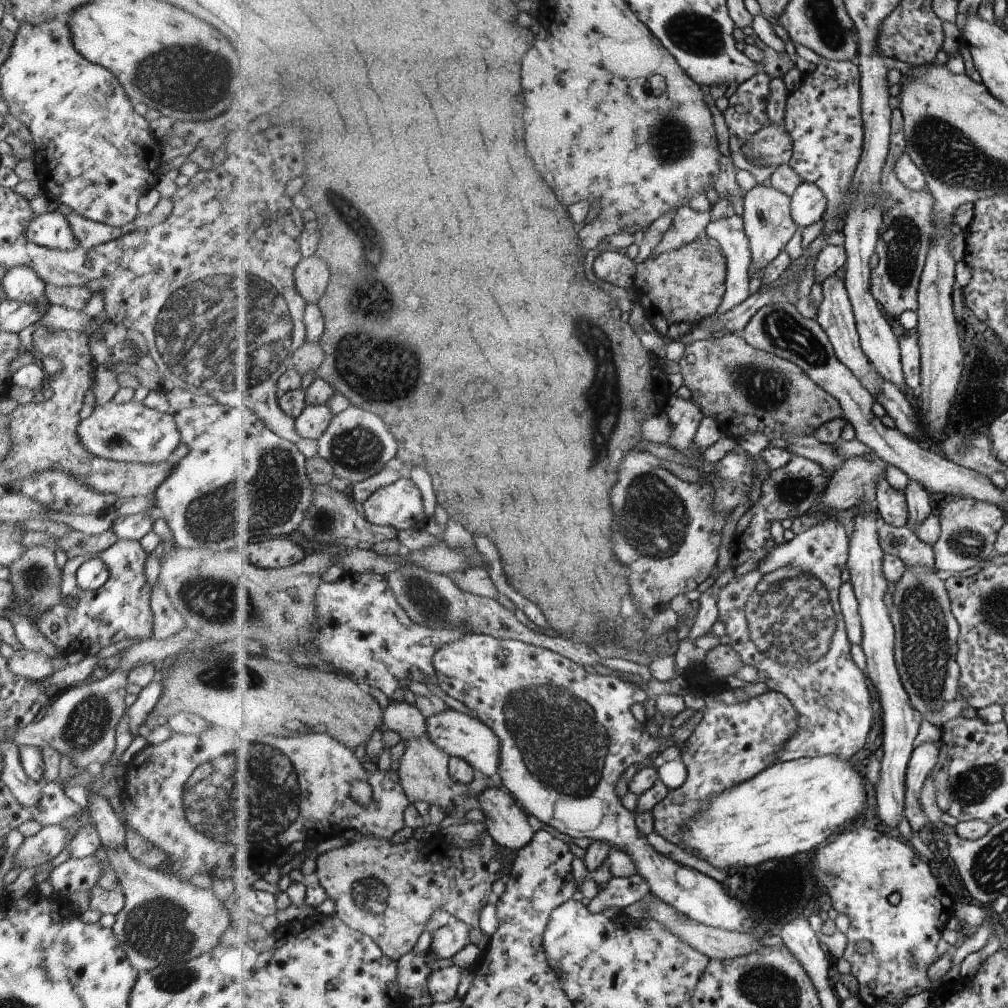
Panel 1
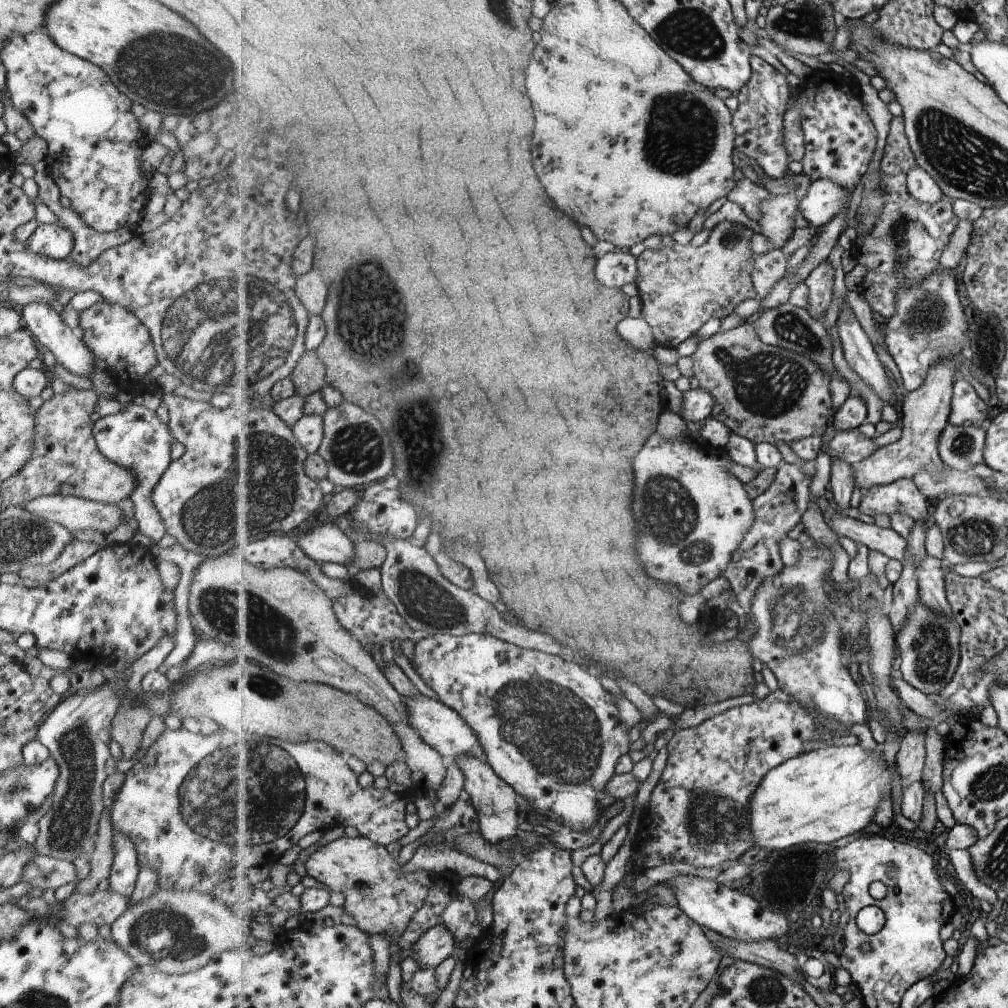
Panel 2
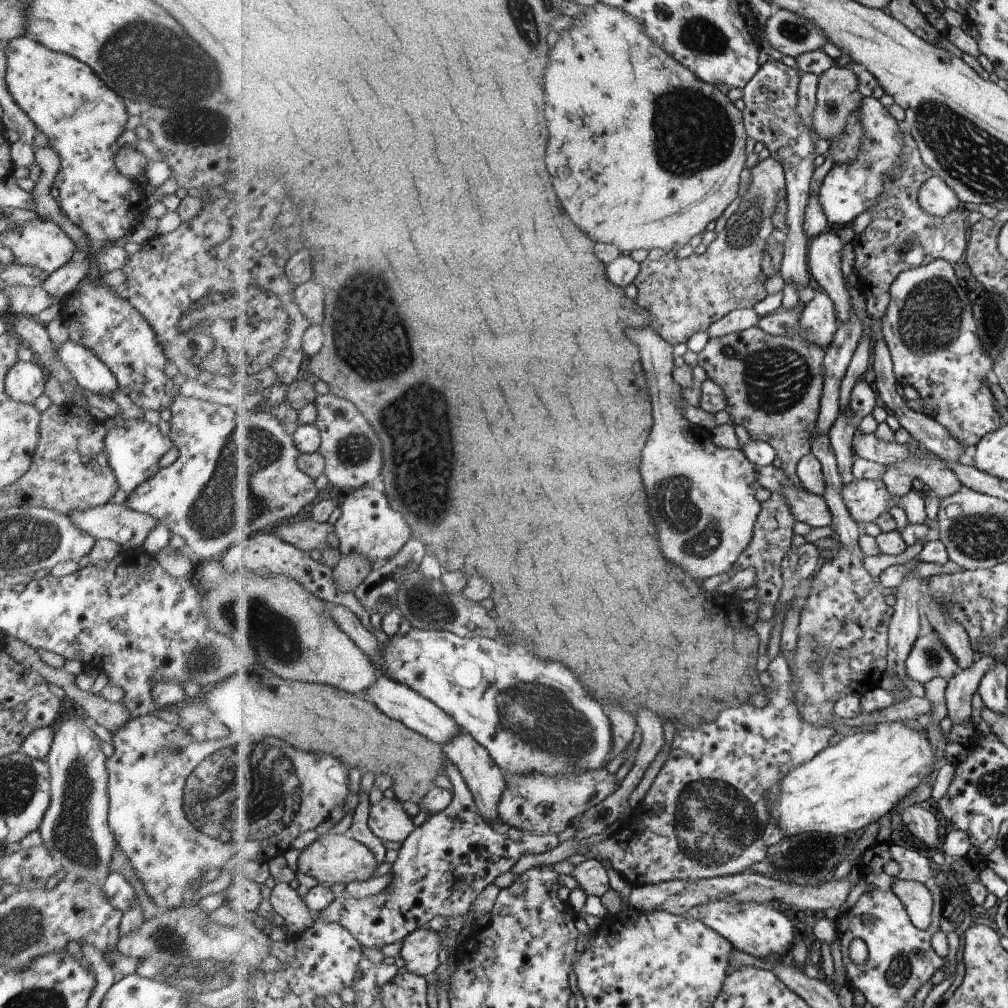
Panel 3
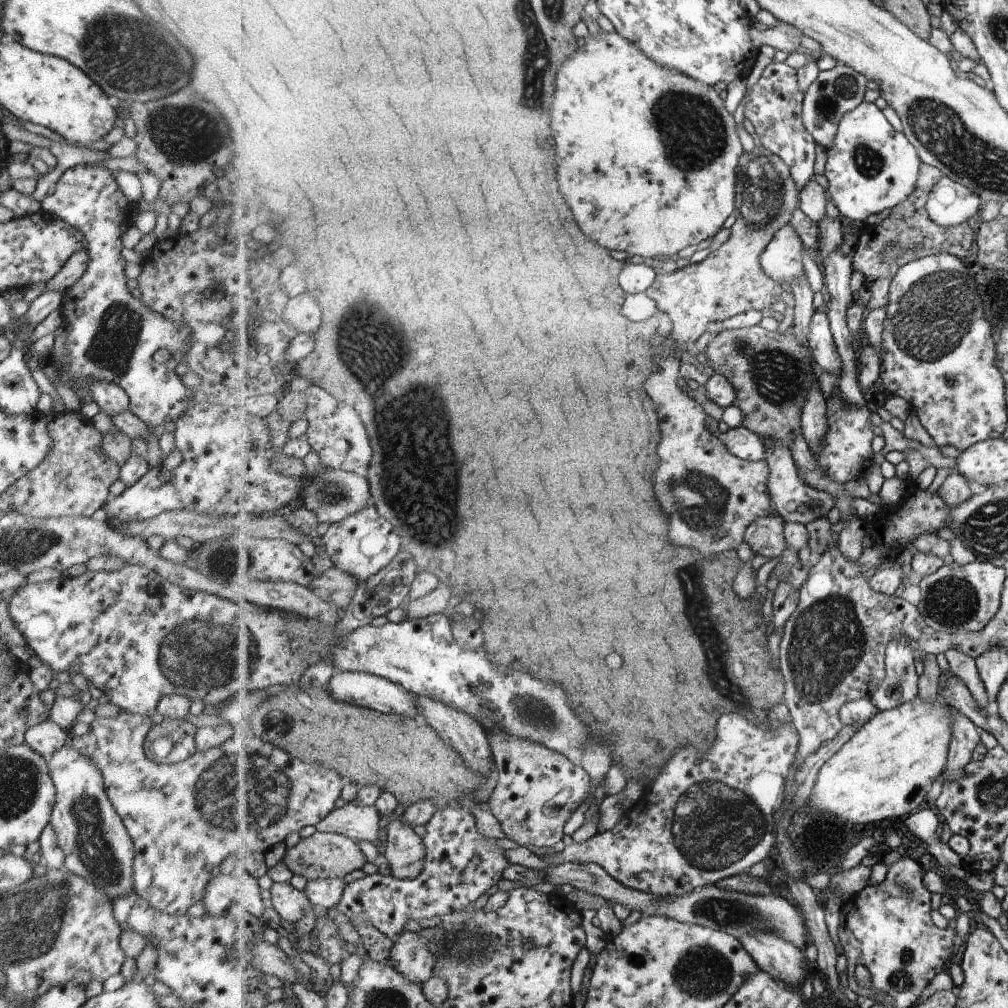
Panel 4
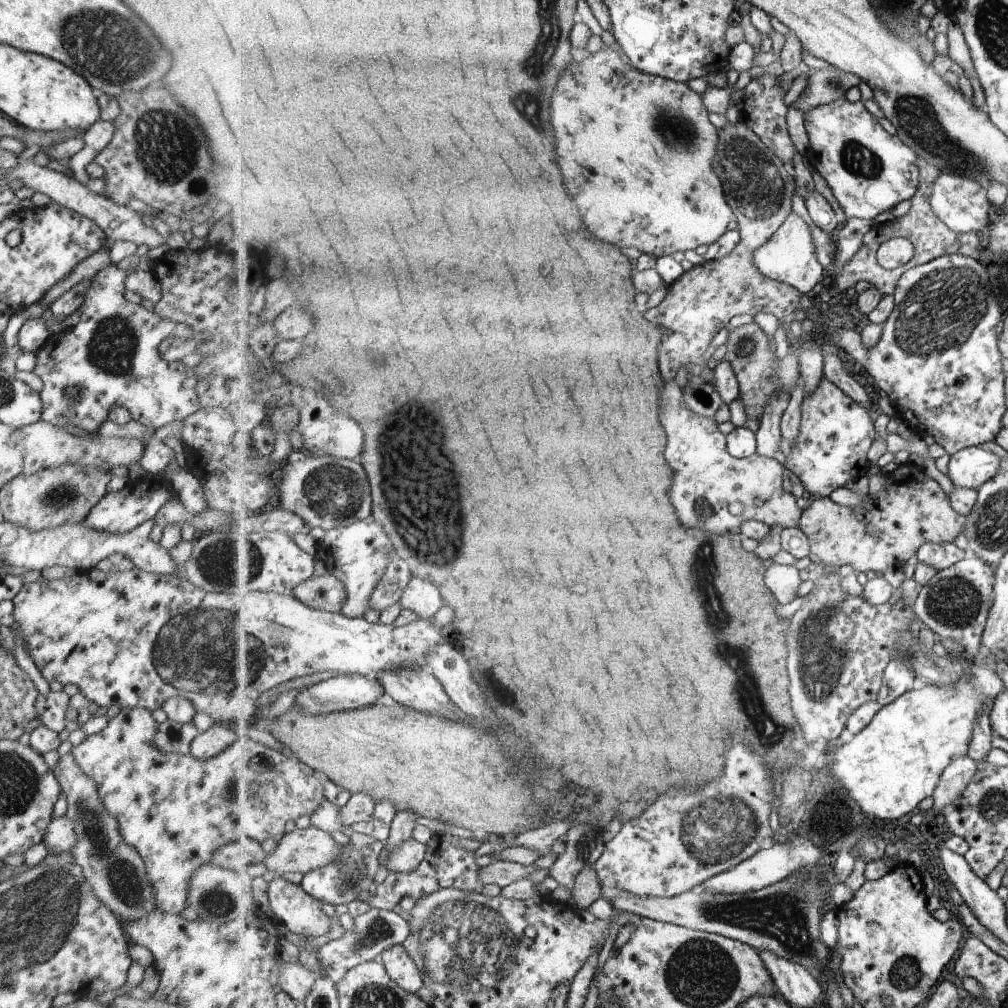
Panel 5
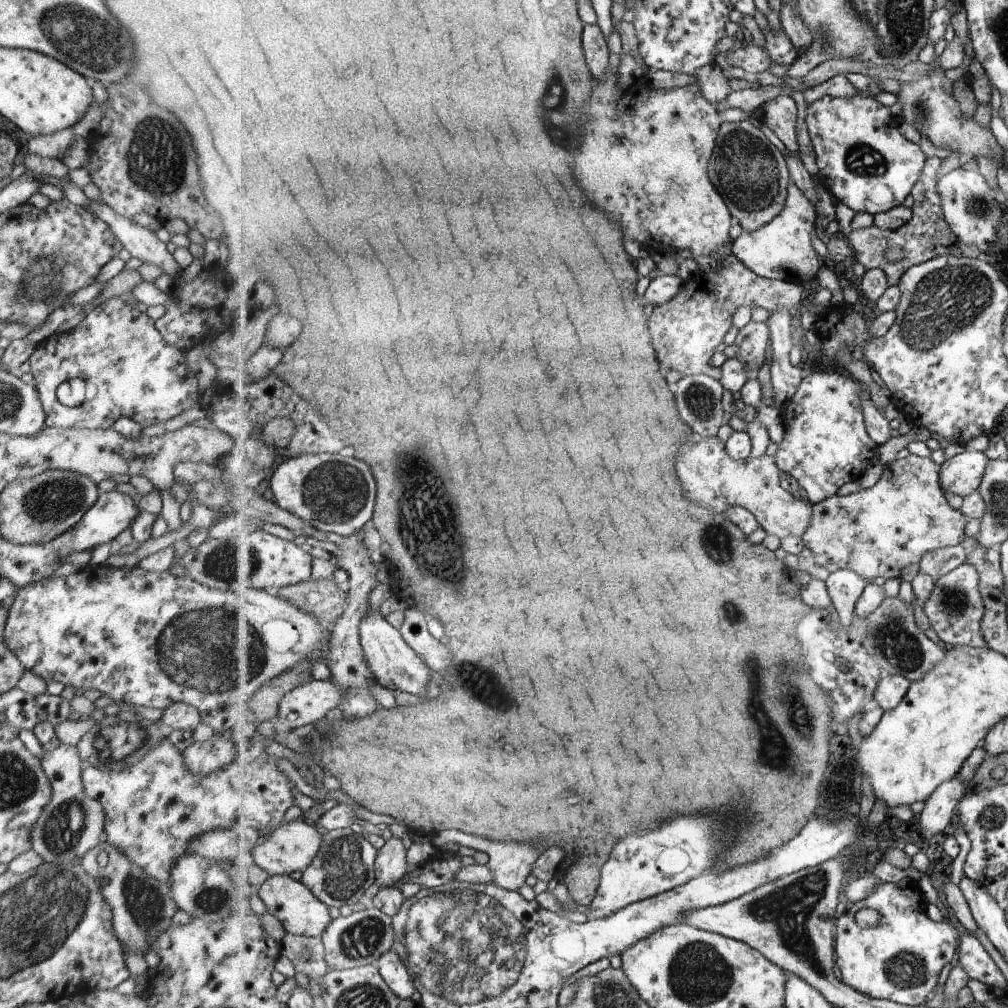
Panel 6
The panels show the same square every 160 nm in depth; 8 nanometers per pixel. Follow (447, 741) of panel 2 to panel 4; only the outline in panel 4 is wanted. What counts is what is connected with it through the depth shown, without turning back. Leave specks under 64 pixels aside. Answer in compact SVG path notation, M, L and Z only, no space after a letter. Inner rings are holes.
M335 671L326 684L326 690L335 701L349 703L351 706L375 709L383 714L397 713L414 719L419 718L415 694L379 675L365 671Z

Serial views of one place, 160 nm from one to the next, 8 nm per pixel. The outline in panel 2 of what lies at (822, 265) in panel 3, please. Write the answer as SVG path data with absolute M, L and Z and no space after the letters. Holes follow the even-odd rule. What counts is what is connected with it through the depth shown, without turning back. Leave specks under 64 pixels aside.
M845 292L841 313L837 320L844 358L851 369L871 386L883 401L893 404L895 402L893 384L889 382L887 370L885 370L883 362L879 360L867 332L863 330L853 308L849 306L847 293Z

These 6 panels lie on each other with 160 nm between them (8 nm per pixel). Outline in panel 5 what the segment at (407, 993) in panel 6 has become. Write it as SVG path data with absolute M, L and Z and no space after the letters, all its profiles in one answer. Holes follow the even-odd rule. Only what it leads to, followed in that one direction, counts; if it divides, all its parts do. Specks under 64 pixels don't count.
M403 945L387 949L381 954L380 961L385 965L389 976L407 992L417 994L423 988L423 976Z

